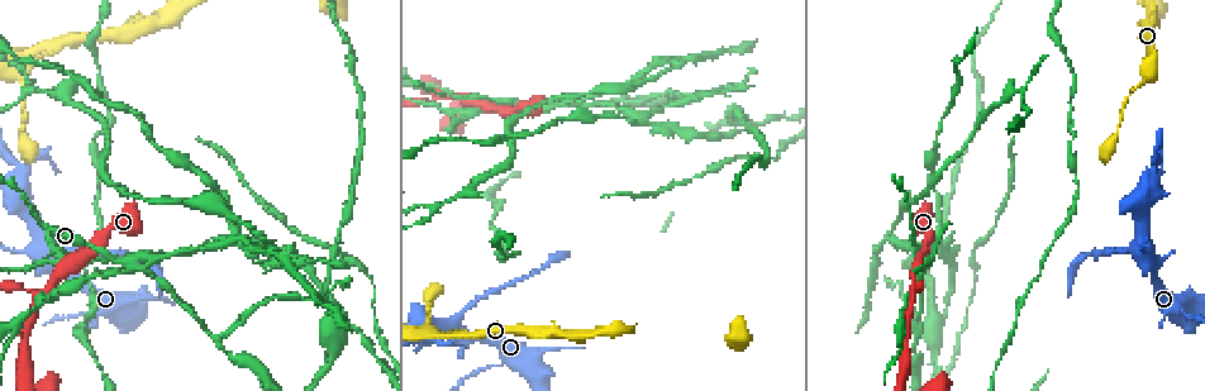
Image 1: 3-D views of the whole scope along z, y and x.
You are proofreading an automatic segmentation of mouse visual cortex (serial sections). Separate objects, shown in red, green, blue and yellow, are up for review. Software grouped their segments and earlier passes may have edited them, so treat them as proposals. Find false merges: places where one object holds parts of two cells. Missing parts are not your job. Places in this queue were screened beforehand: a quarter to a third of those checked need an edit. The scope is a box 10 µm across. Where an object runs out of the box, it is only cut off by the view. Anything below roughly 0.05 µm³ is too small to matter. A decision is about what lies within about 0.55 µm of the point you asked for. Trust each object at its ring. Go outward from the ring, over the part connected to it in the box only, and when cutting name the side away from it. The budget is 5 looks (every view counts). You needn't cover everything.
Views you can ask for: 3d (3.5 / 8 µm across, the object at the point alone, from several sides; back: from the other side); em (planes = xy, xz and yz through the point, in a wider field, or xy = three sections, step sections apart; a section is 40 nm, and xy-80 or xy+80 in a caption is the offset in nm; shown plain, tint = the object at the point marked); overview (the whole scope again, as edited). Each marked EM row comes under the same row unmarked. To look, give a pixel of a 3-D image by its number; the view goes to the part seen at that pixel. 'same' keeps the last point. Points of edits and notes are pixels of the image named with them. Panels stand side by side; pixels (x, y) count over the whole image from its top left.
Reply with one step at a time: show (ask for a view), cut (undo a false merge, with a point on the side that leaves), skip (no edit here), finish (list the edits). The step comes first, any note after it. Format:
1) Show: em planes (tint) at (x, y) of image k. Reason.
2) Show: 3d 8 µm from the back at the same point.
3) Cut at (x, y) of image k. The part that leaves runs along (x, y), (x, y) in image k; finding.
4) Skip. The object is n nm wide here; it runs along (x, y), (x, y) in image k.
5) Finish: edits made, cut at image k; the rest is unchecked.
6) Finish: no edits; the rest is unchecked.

Show: 3d 3.5 µm from the back at (46, 289) of image 1. A fork.

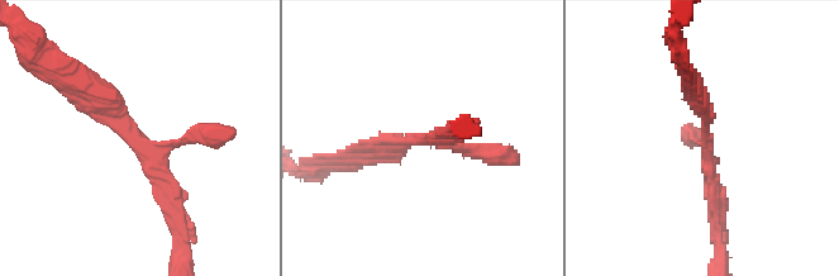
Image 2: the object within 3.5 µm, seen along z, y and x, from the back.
Show: em xy step 5 (tint) at (134, 143) of image 2. 3 arms meet here; the arms are 150, 200, 300 nm wide; need the tissue.

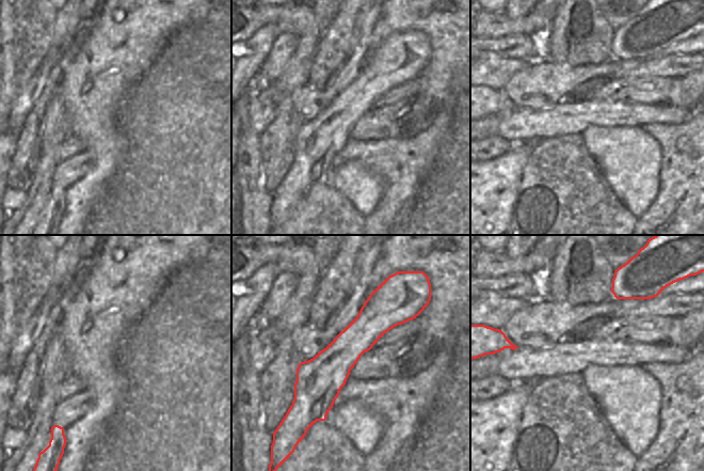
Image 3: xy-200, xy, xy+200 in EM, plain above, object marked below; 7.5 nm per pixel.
Skip. The object is 320 nm wide here; it runs along (81, 84), (120, 115), (175, 215) in image 2; one cell here.

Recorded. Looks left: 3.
Show: 3d 3.5 µm at (126, 262) of image 1. Arms run side by side.

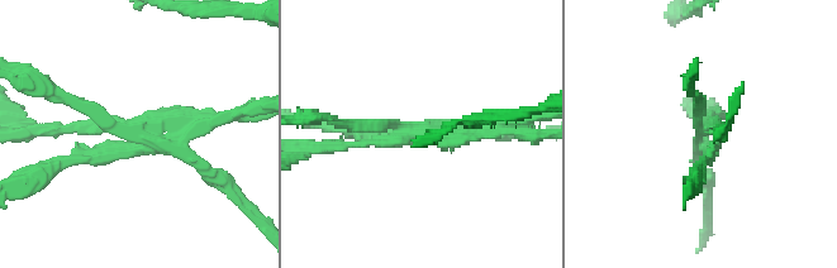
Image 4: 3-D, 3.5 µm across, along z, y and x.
Show: em xy step 1 (tint) at (421, 131) of image 4.

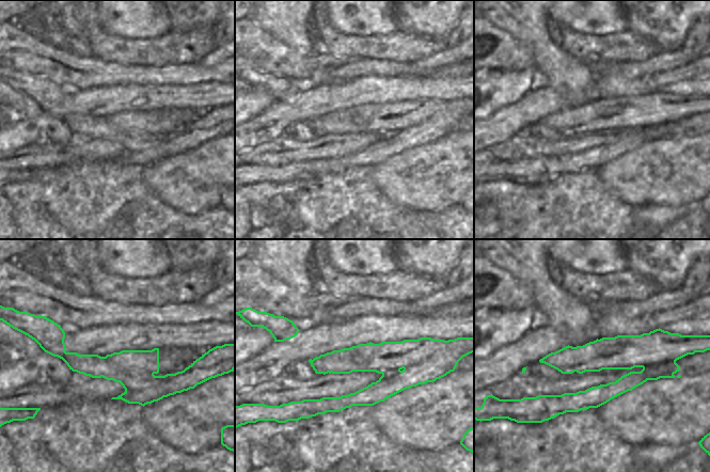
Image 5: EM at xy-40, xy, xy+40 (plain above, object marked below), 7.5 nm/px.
Cut at (460, 139) of image 4. The part that leaves runs along (400, 130), (522, 133) in image 4; two cells meet here.

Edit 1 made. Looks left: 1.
Finish: edits made, cut at image 4; the rest is unchecked.

